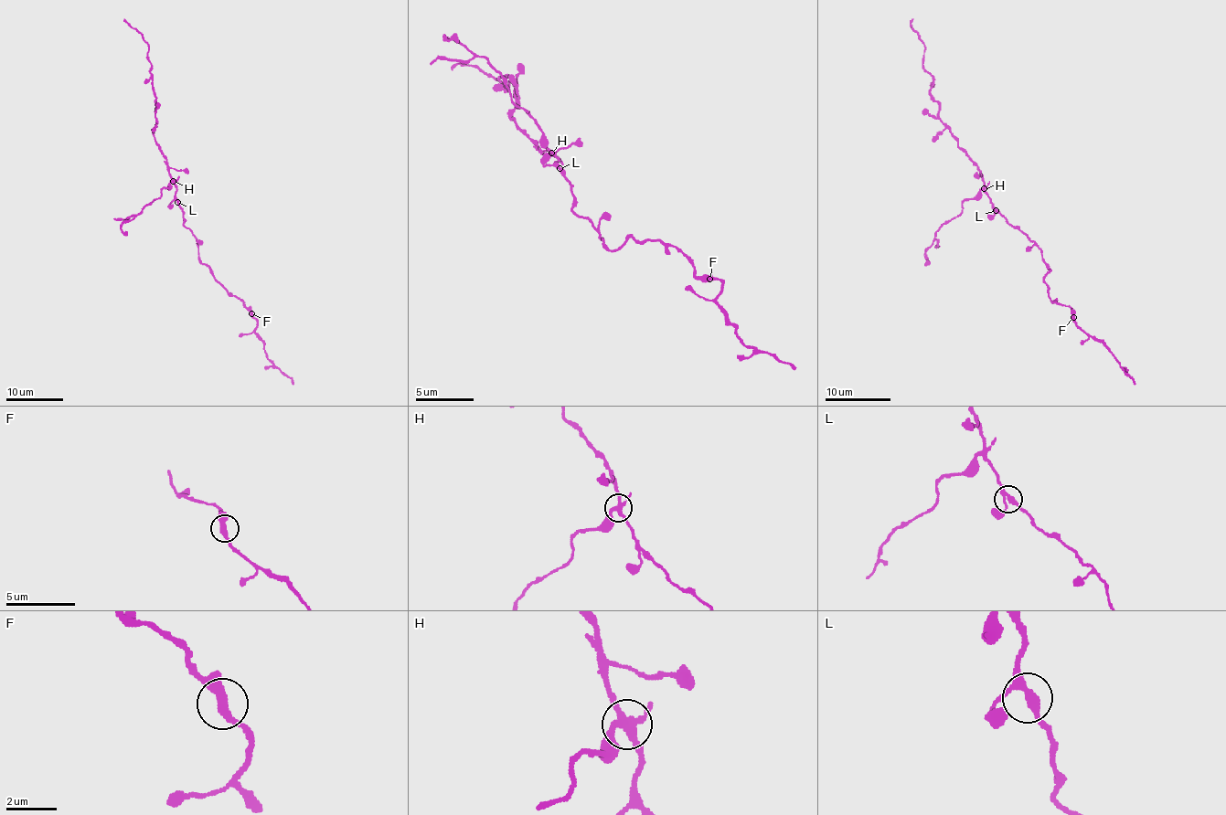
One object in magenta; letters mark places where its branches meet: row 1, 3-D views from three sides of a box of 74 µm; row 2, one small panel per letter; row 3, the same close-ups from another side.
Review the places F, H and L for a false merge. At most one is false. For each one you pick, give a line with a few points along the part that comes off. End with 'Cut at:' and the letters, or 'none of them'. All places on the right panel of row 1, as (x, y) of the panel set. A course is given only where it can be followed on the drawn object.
H: foreign part runs (984, 188), (963, 203), (961, 213), (946, 220), (925, 252), (928, 262), (925, 265)
Cut at: H

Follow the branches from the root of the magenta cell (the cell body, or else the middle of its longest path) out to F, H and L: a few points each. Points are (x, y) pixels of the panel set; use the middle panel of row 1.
F: (574, 195), (571, 209), (597, 228), (612, 251), (626, 237), (658, 238), (689, 261), (698, 277), (709, 279)
H: (574, 195), (571, 181), (557, 167), (557, 157), (551, 153)
L: (574, 195), (571, 181), (559, 168)

